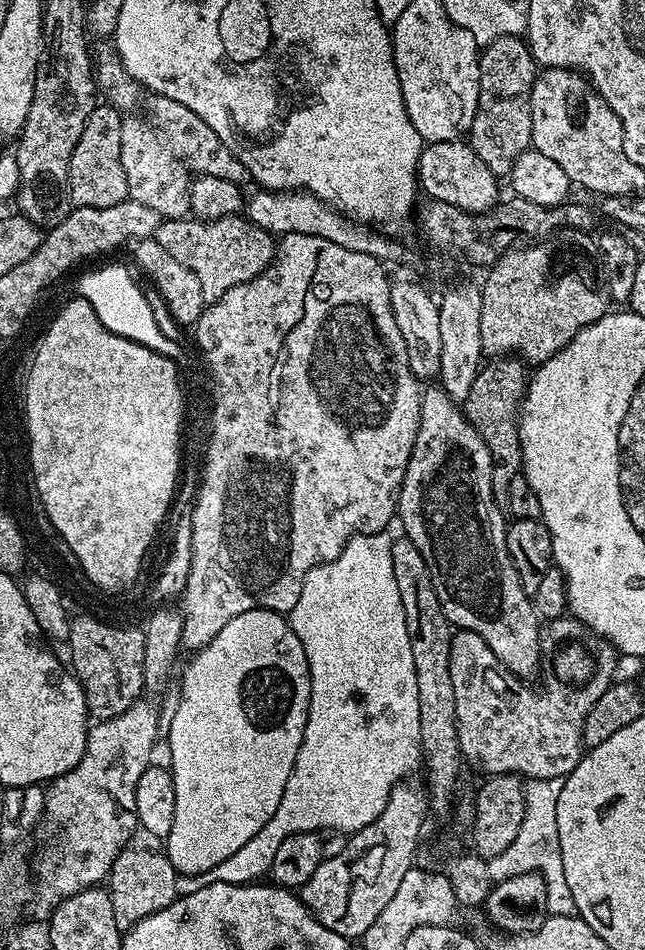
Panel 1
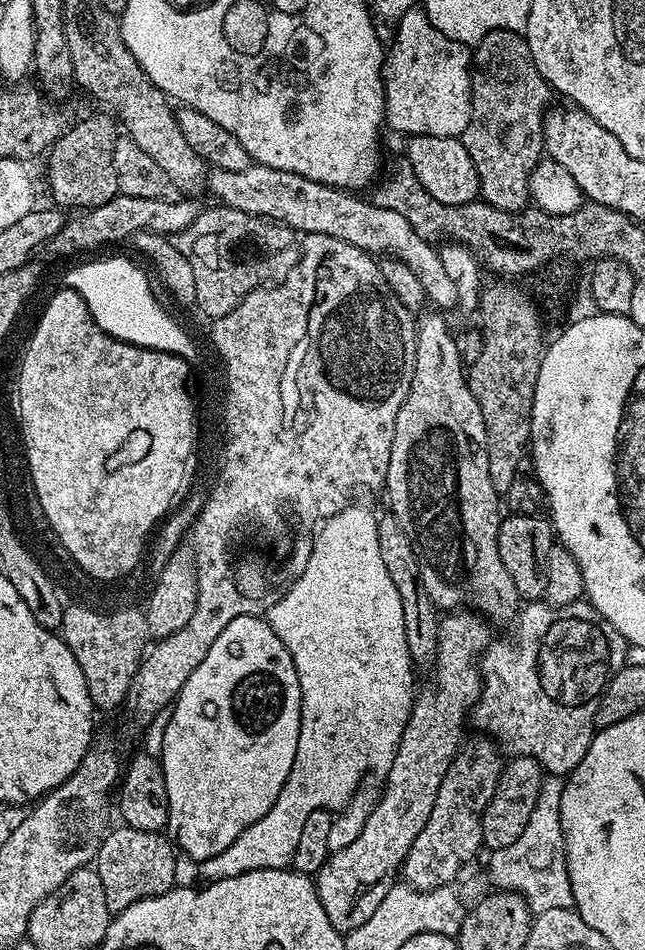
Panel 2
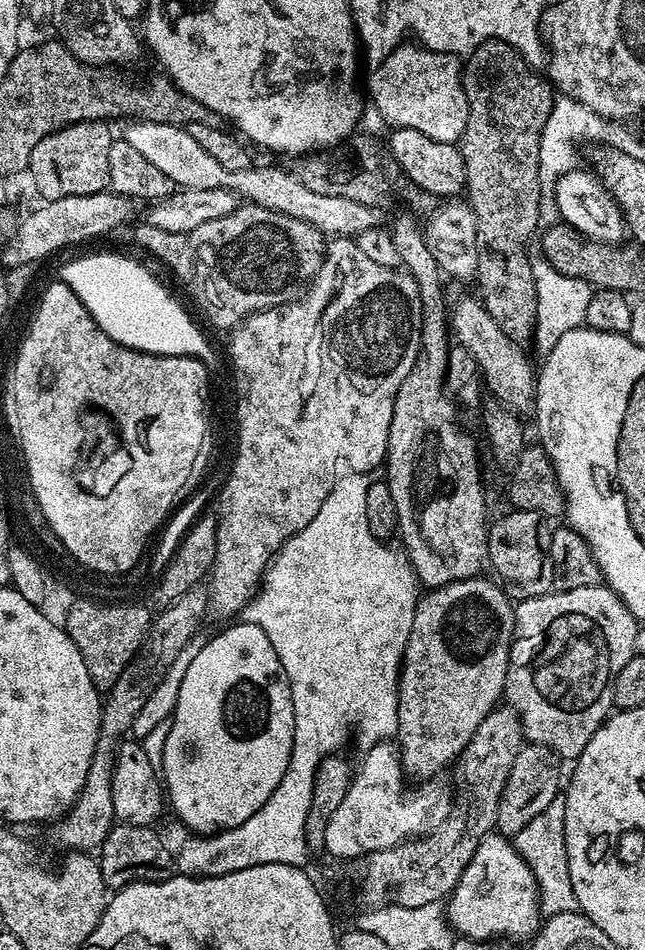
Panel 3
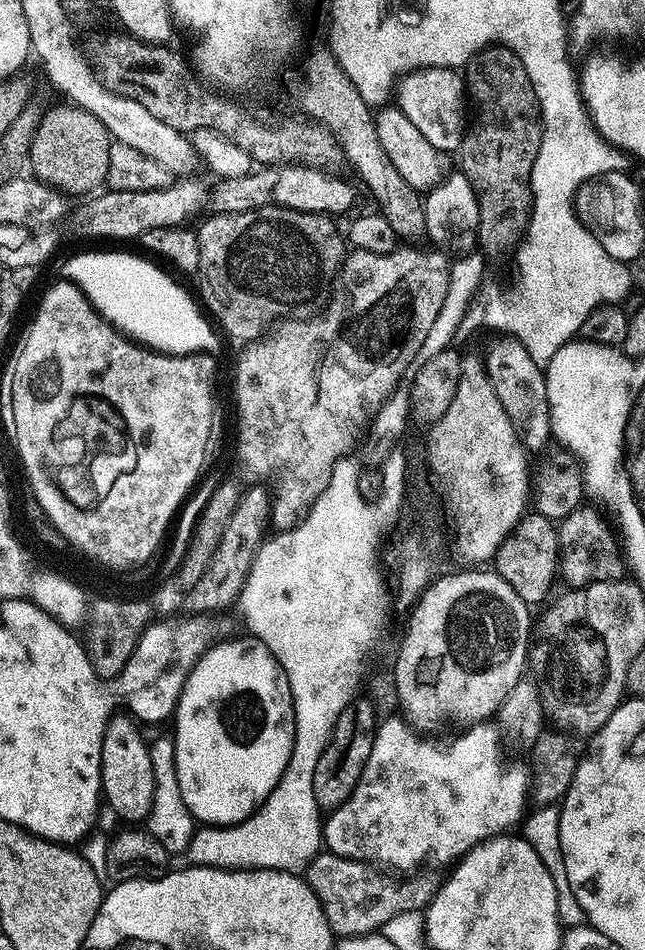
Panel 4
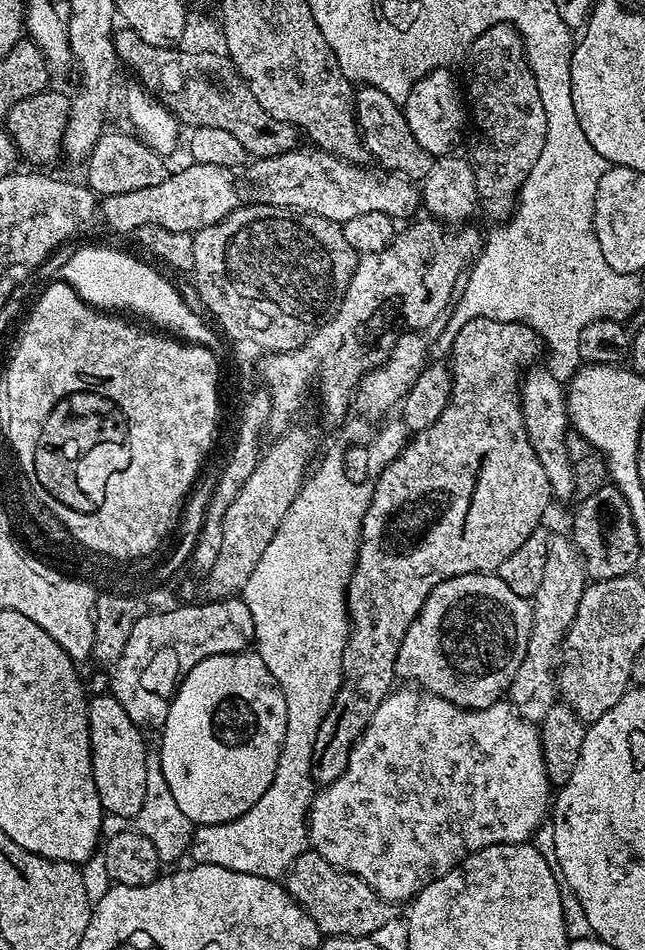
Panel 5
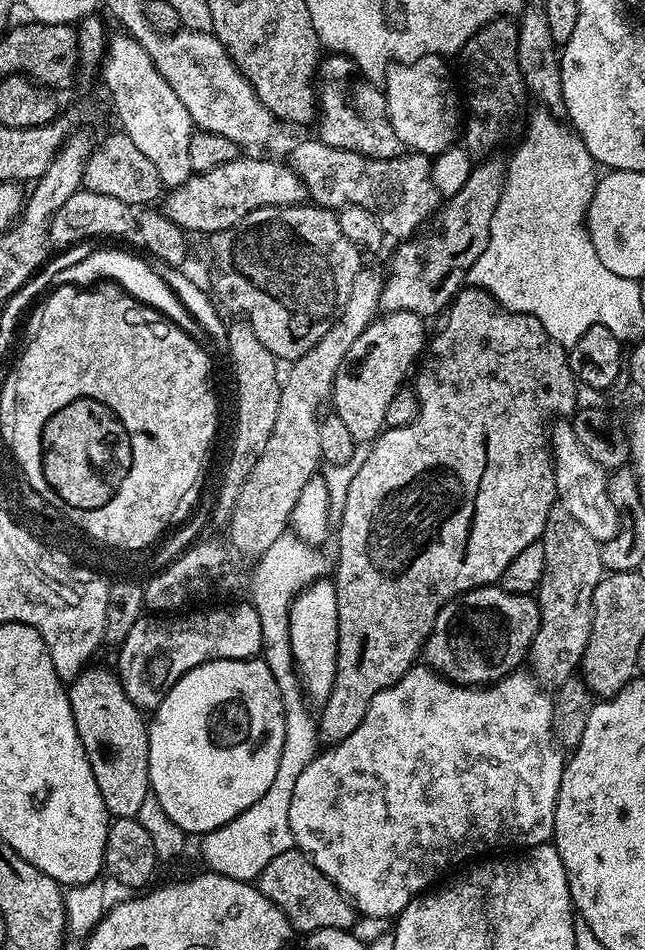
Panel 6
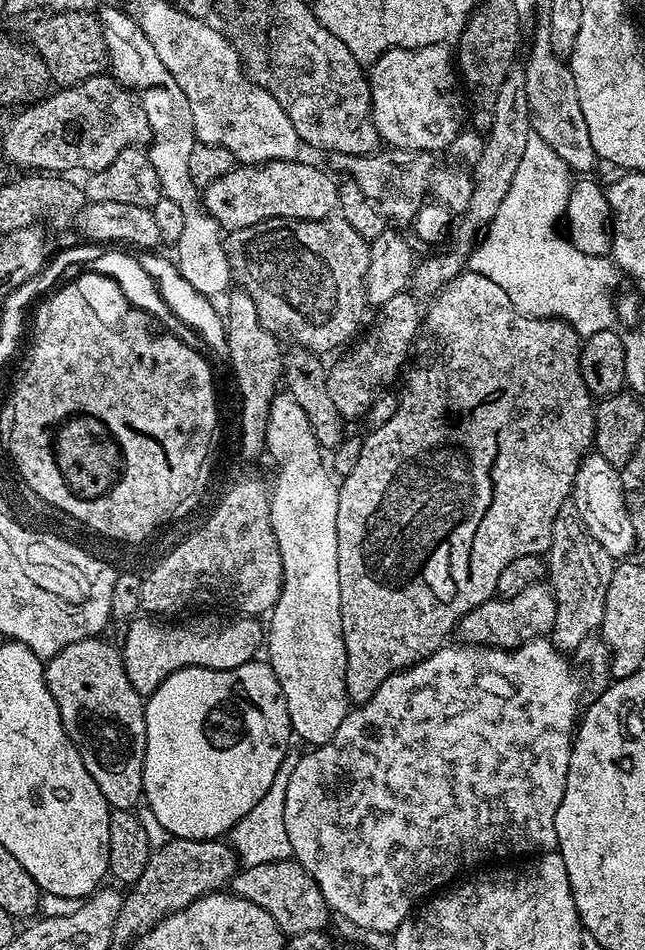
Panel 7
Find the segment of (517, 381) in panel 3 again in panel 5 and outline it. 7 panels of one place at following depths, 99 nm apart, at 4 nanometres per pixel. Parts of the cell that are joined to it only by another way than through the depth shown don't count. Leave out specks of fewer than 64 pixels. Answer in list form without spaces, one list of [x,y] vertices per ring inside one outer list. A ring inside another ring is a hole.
[[[532,366],[523,373],[520,382],[520,409],[526,426],[526,434],[530,438],[530,446],[534,446],[534,454],[538,454],[538,462],[542,462],[542,470],[546,479],[550,481],[552,495],[555,499],[566,500],[575,495],[576,470],[574,459],[568,453],[568,432],[570,433],[570,421],[568,418],[568,401],[566,388],[561,381],[554,378],[554,374],[547,366]]]

